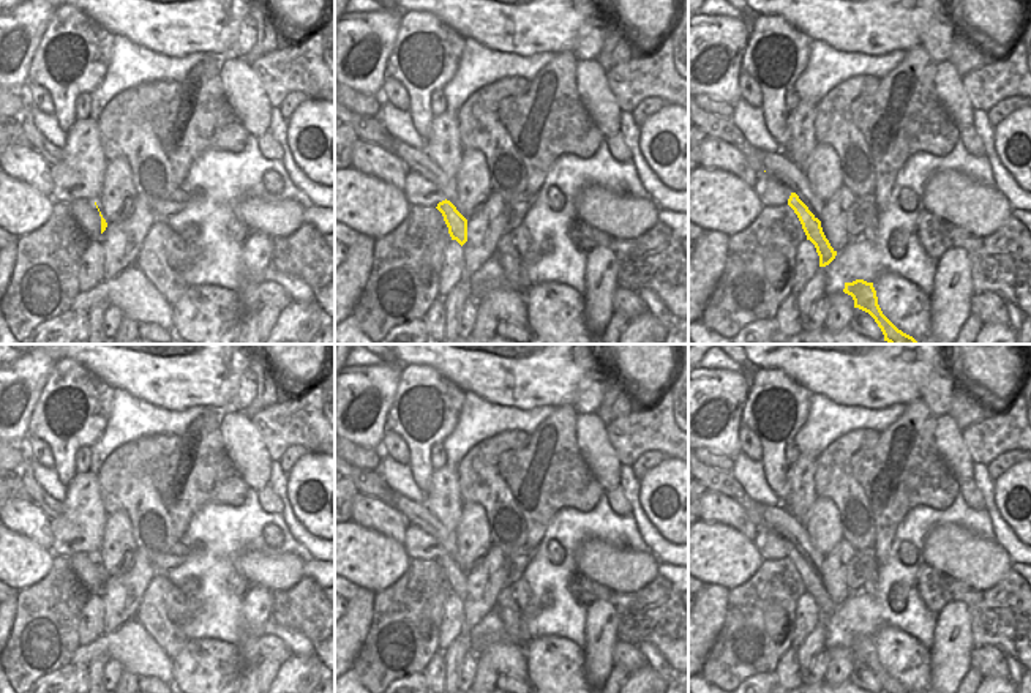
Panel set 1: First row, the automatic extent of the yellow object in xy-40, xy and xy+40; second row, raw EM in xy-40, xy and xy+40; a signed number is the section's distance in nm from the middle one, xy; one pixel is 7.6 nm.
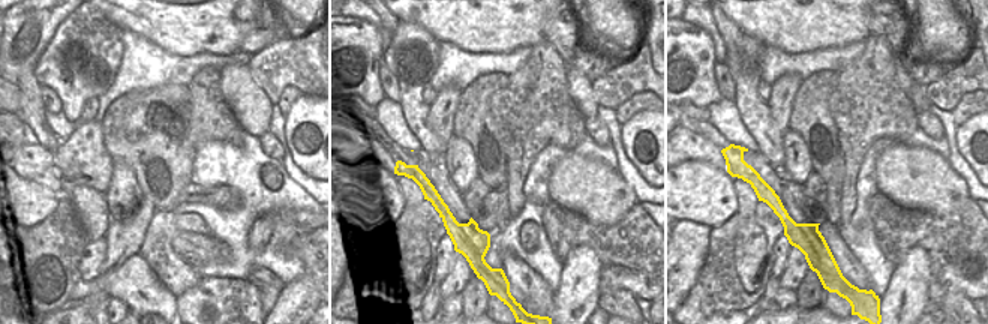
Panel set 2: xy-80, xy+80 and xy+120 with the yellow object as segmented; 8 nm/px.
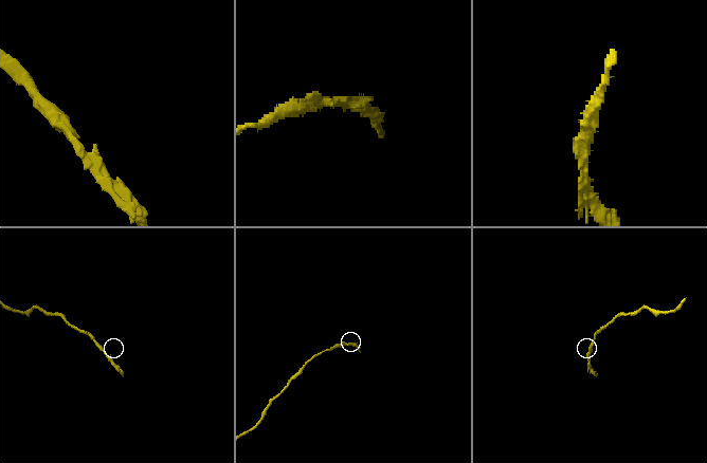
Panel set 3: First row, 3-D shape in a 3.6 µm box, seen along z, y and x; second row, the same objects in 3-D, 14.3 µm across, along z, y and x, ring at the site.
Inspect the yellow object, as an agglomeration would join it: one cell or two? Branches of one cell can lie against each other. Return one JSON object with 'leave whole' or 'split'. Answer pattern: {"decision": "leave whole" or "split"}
{"decision": "split"}

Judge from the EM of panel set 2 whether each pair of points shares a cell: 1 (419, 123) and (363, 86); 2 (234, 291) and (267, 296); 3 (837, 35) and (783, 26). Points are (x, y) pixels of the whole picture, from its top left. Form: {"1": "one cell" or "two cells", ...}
{"1": "two cells", "2": "two cells", "3": "one cell"}

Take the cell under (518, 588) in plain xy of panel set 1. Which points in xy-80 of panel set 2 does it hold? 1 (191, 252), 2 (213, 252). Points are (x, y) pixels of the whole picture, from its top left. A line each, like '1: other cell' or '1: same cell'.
1: same cell
2: same cell

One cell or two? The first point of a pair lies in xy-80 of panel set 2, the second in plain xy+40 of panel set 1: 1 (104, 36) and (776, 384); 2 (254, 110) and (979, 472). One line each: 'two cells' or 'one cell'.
1: one cell
2: two cells

